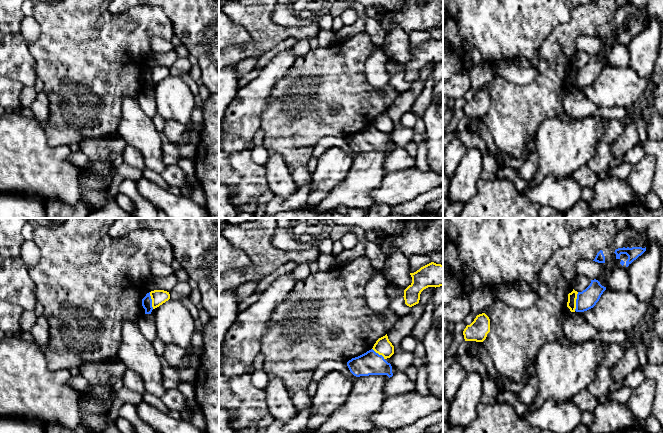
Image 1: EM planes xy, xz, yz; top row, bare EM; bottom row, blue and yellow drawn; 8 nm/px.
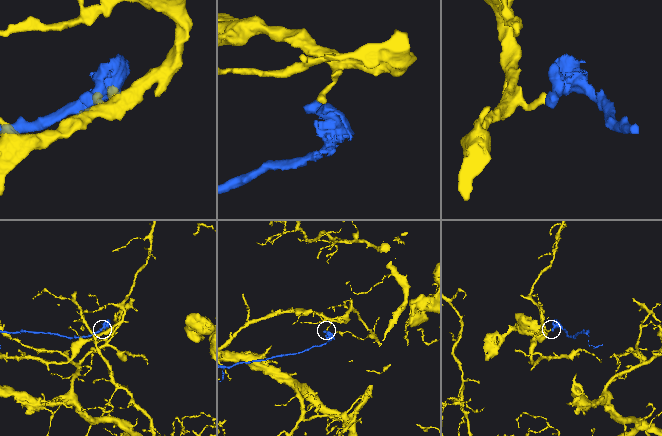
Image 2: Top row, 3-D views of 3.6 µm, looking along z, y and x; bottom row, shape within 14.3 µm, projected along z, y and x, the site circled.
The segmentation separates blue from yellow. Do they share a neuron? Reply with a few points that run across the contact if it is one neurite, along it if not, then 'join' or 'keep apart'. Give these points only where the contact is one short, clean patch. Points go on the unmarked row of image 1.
line yz (578, 68), (574, 86); keep apart

